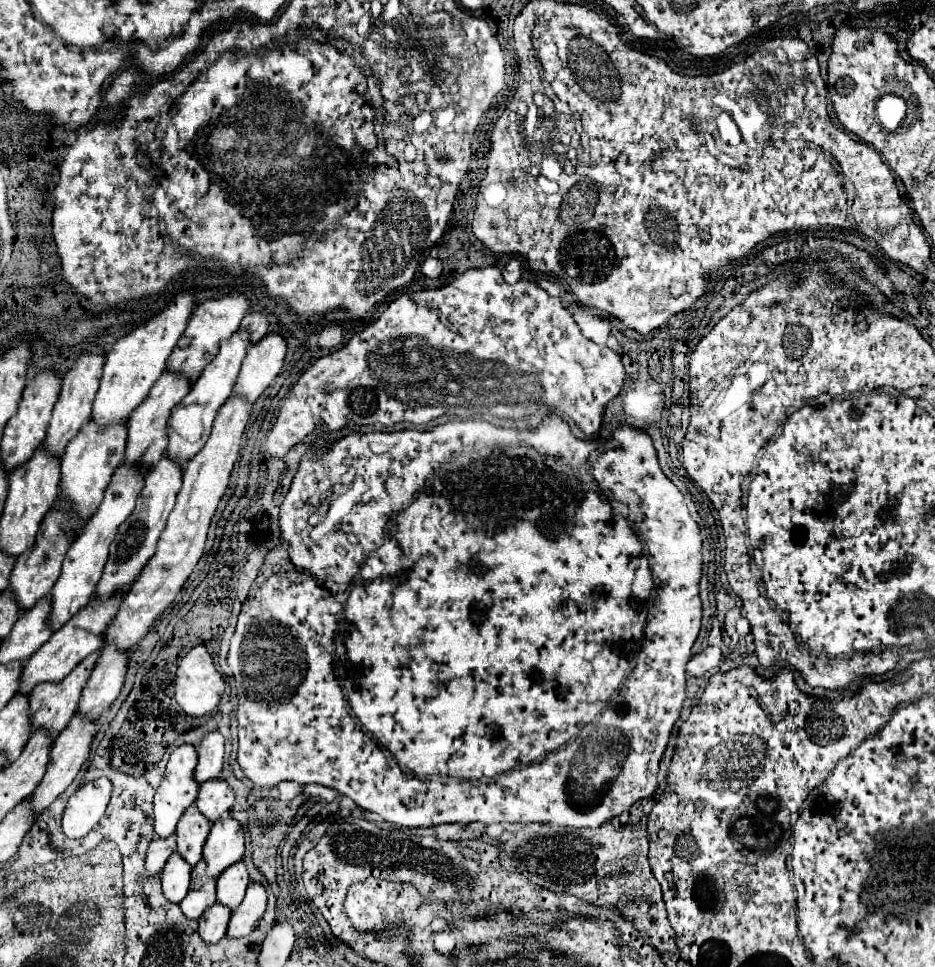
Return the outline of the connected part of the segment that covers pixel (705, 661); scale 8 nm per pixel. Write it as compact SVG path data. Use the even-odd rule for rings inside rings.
M707 646L699 654L695 654L689 664L687 664L687 674L689 676L703 676L711 670L715 670L723 660L723 652L719 646Z

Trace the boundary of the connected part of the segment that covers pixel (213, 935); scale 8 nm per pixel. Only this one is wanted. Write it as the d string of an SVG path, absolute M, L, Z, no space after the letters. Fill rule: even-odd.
M215 902L213 906L209 906L203 916L199 918L199 934L207 944L217 942L217 936L225 936L227 932L227 924L231 918L231 910L227 910L225 904Z

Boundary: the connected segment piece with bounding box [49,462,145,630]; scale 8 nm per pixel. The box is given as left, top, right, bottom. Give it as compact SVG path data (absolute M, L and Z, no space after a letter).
M123 462L115 470L115 474L111 476L111 482L105 488L105 496L103 496L103 502L101 502L99 510L85 524L85 528L81 530L77 540L67 550L65 560L63 560L63 572L61 572L59 580L55 582L53 590L51 590L53 612L51 612L51 618L49 618L49 626L53 626L55 630L59 630L73 614L77 614L83 606L87 606L89 598L95 594L95 586L97 586L97 582L103 574L103 566L107 562L109 544L113 542L113 538L117 534L117 528L133 512L135 500L141 494L143 486L145 486L145 470L141 466L127 466L127 462Z

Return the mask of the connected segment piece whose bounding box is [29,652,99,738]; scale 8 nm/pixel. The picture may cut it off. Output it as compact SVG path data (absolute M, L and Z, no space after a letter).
M99 652L87 656L85 660L81 660L63 680L59 682L43 682L43 684L37 684L35 690L31 690L31 722L35 728L47 728L53 738L57 738L57 734L67 726L67 722L73 718L75 710L77 710L77 704L79 704L79 698L81 698L81 692L83 692L83 686L85 682L89 680L93 668L95 668L95 662L99 658Z

